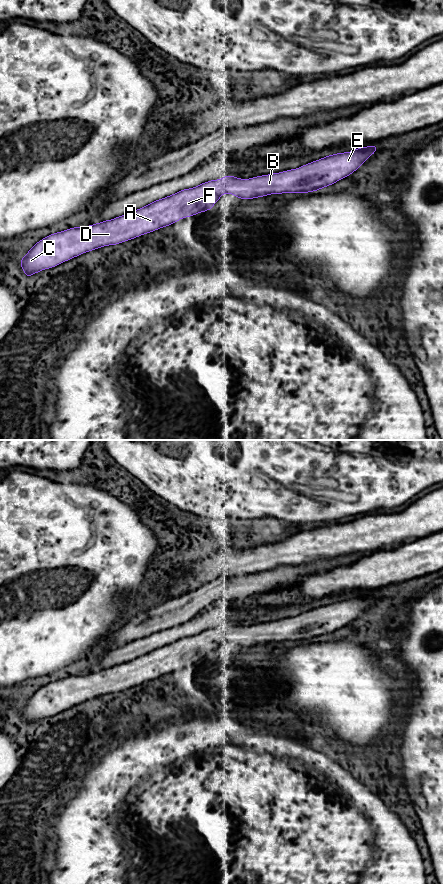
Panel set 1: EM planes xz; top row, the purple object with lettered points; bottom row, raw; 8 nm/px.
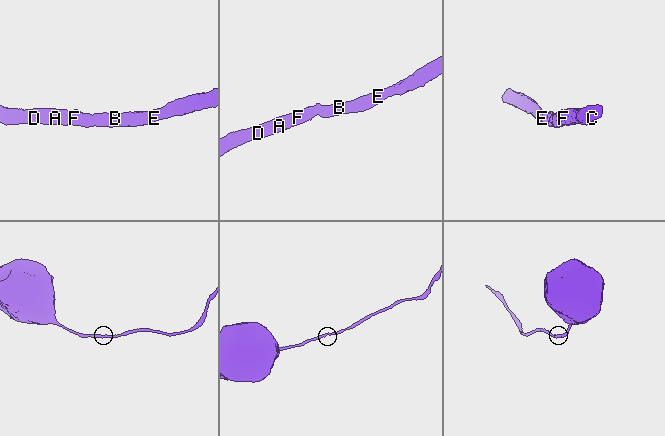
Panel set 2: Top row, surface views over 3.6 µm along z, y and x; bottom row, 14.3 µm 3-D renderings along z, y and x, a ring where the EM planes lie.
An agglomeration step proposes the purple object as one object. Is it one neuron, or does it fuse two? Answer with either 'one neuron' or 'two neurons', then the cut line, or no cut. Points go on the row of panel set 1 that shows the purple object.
one neuron | no cut

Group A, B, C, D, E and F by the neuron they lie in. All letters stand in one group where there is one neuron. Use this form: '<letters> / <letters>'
A B C D E F

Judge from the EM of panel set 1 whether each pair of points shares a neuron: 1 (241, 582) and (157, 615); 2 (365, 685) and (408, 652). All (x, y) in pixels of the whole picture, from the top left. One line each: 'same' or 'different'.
1: same
2: different

